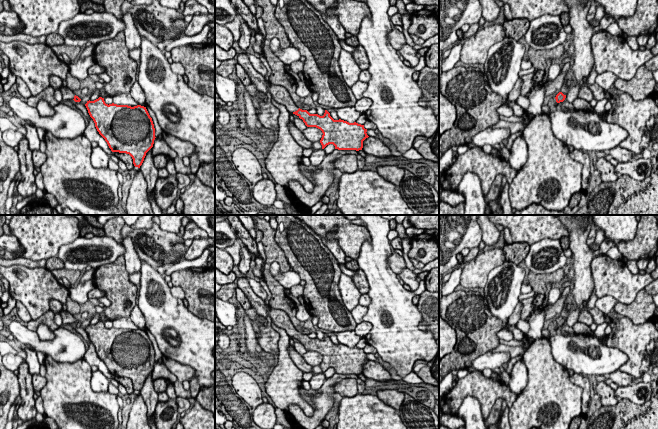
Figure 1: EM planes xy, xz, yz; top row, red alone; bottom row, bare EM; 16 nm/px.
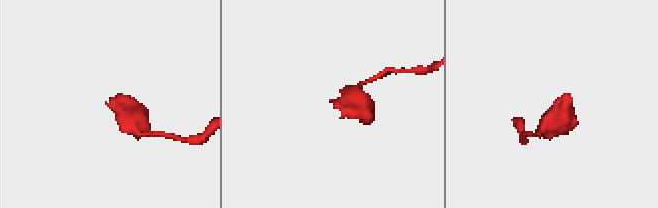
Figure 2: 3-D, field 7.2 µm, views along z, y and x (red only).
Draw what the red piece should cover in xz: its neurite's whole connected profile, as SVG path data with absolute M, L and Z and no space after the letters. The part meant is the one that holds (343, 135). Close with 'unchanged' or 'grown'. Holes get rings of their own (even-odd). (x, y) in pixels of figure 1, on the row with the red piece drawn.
M239 54L237 63L244 68L252 85L259 91L265 94L269 92L277 103L284 105L288 112L297 115L307 127L316 127L322 131L323 135L320 140L322 149L333 144L338 150L362 150L363 141L369 137L364 125L356 122L349 123L341 119L334 120L327 110L323 116L310 114L307 110L302 110L297 106L284 87L268 83L265 77L253 68L248 54Z | grown

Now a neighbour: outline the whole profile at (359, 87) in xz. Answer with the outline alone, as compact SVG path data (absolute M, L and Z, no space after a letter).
M357 81L352 87L351 90L354 93L354 96L357 100L363 98L363 92L367 89L368 84L366 82Z

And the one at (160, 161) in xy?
M157 154L153 158L155 167L159 170L165 168L167 164L167 159L164 154Z

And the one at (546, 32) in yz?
M544 14L530 21L524 37L531 48L541 51L564 44L567 33L560 16Z

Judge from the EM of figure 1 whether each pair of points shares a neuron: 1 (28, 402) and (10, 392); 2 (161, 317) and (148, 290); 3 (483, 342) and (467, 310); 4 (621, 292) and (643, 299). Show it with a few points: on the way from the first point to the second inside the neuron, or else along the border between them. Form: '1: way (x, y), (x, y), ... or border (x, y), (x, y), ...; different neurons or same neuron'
1: border (17, 376), (20, 395); different neurons
2: way (161, 310), (155, 301), (155, 297); same neuron
3: way (476, 334), (476, 327), (471, 318); same neuron
4: border (643, 288), (630, 303), (622, 304), (617, 302); different neurons

